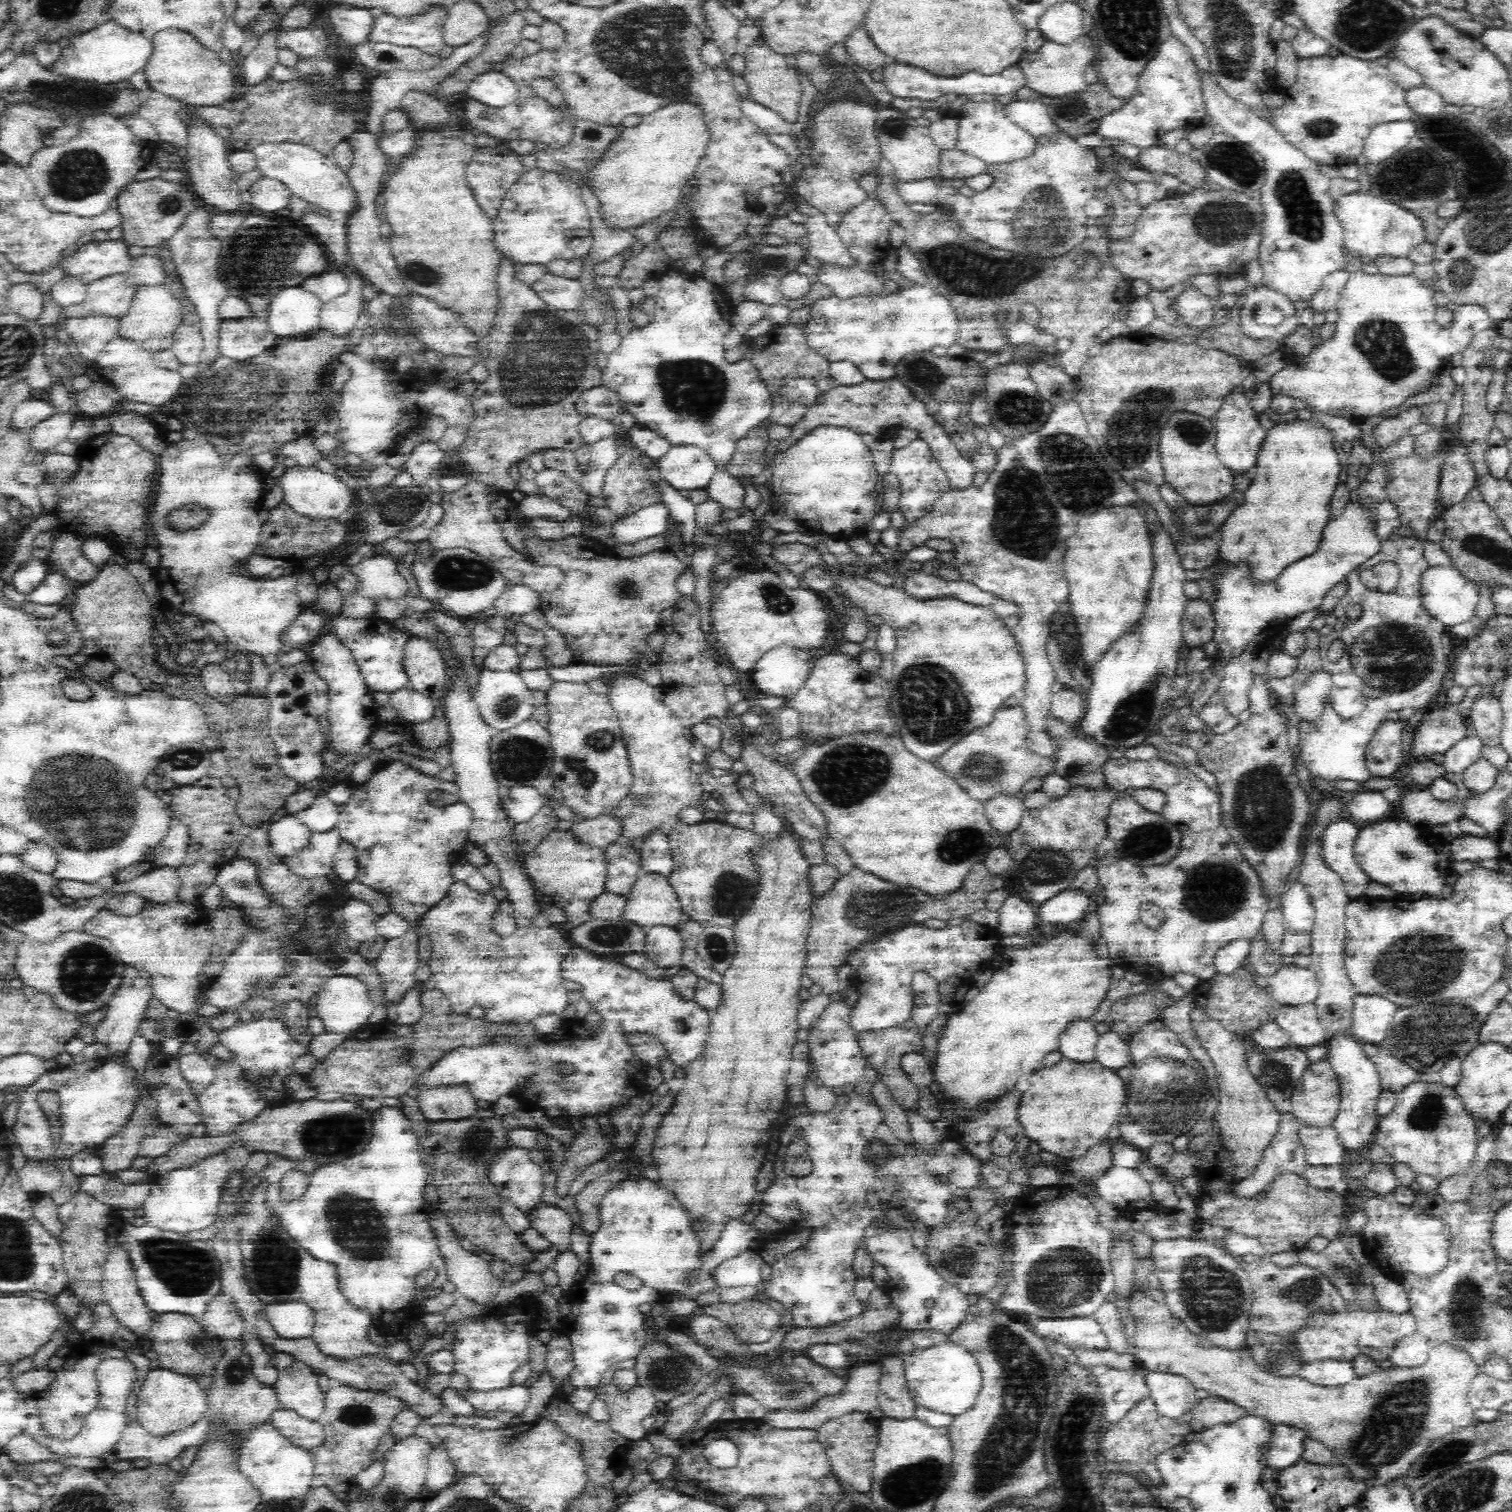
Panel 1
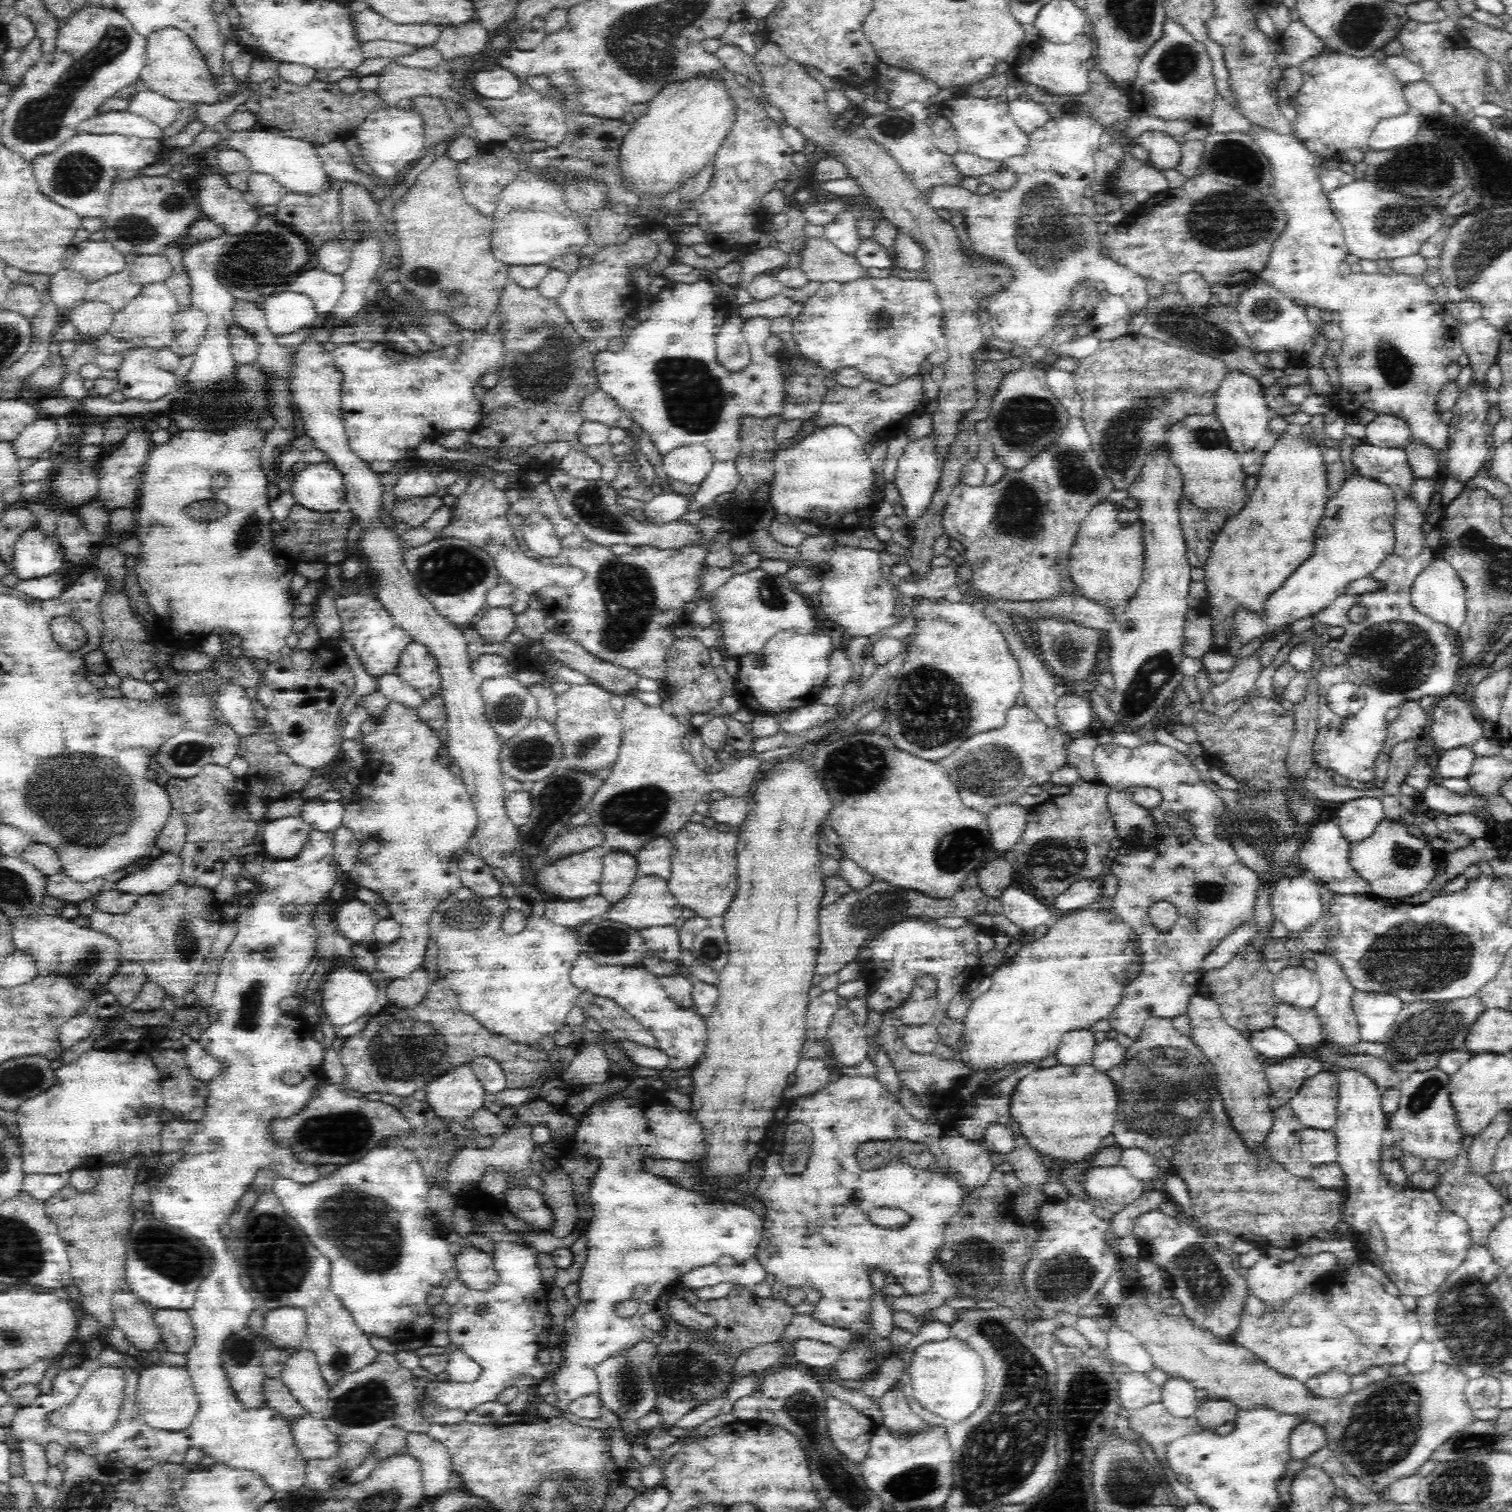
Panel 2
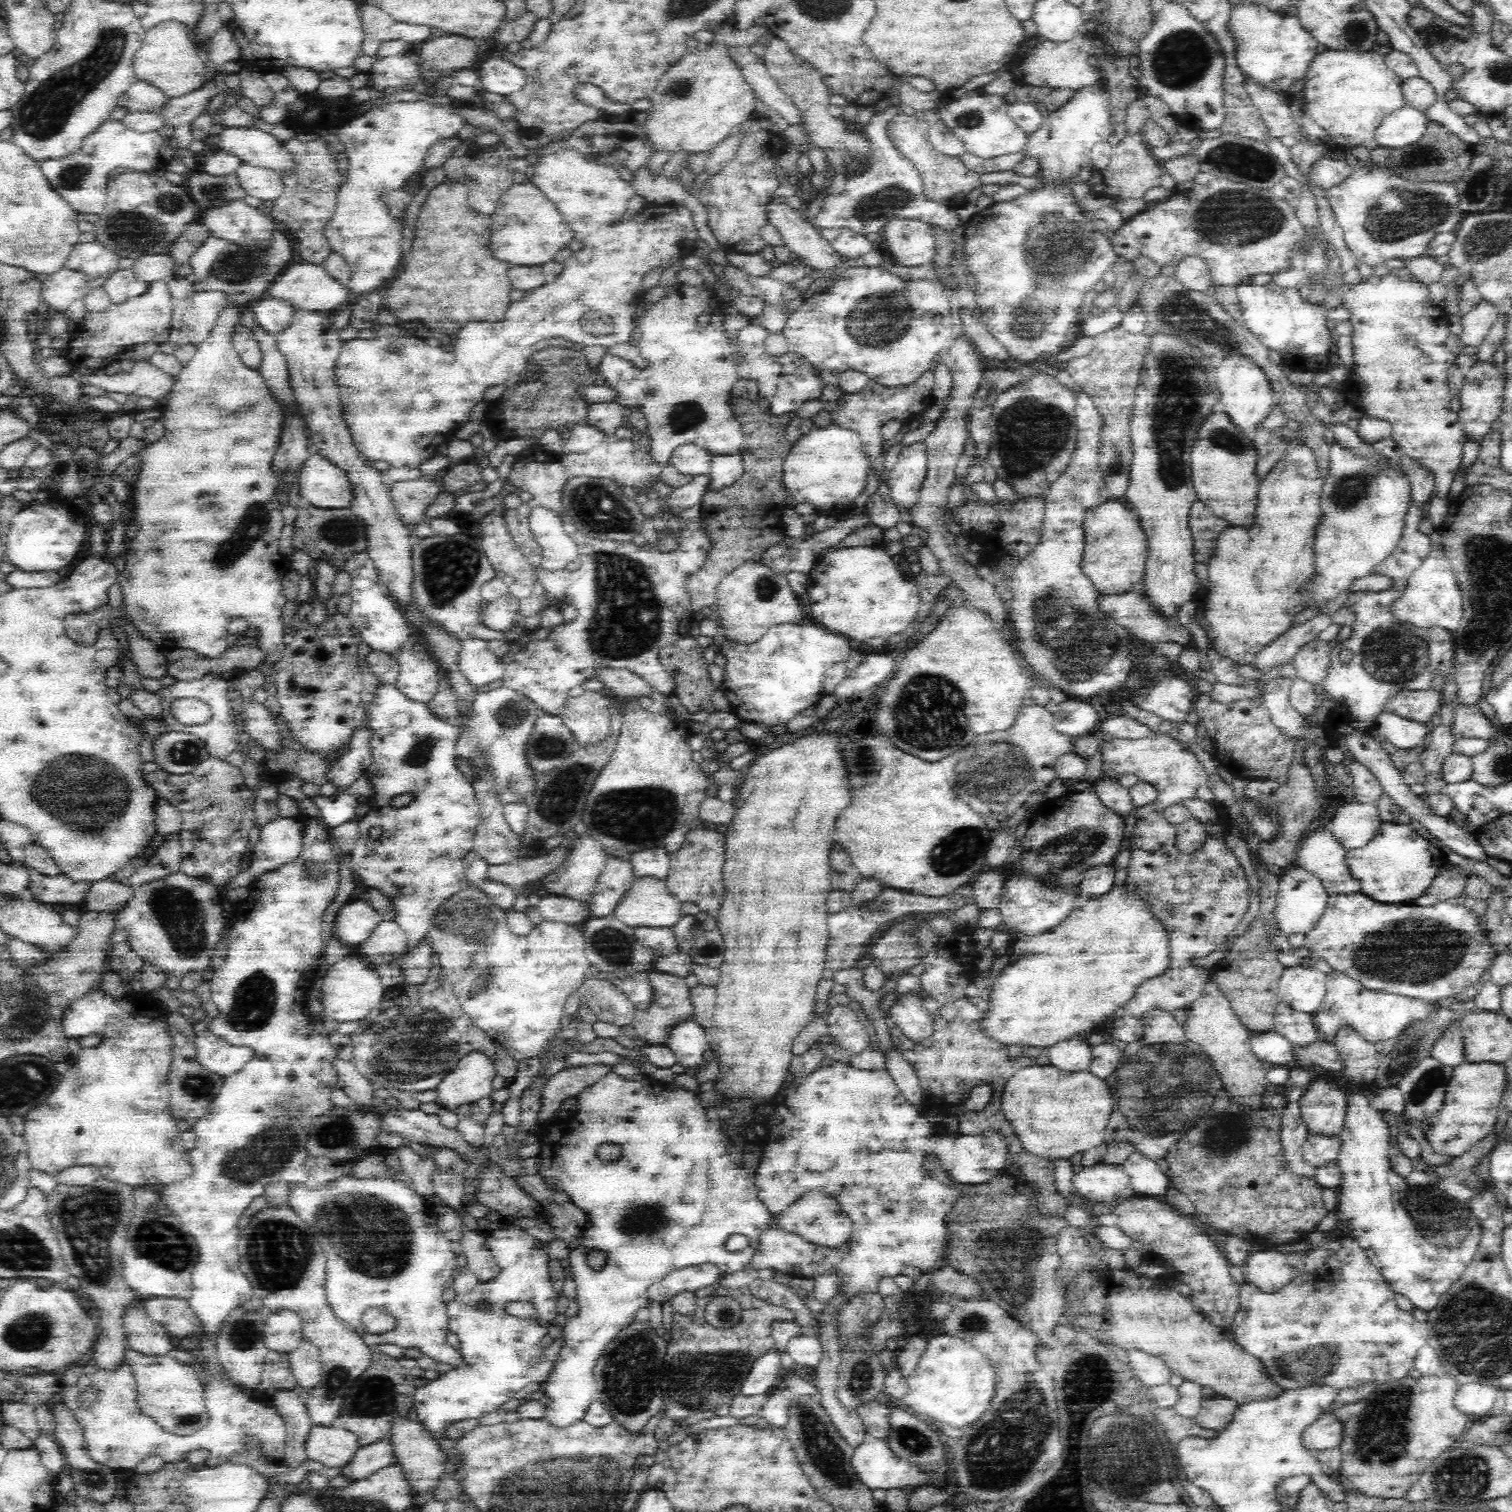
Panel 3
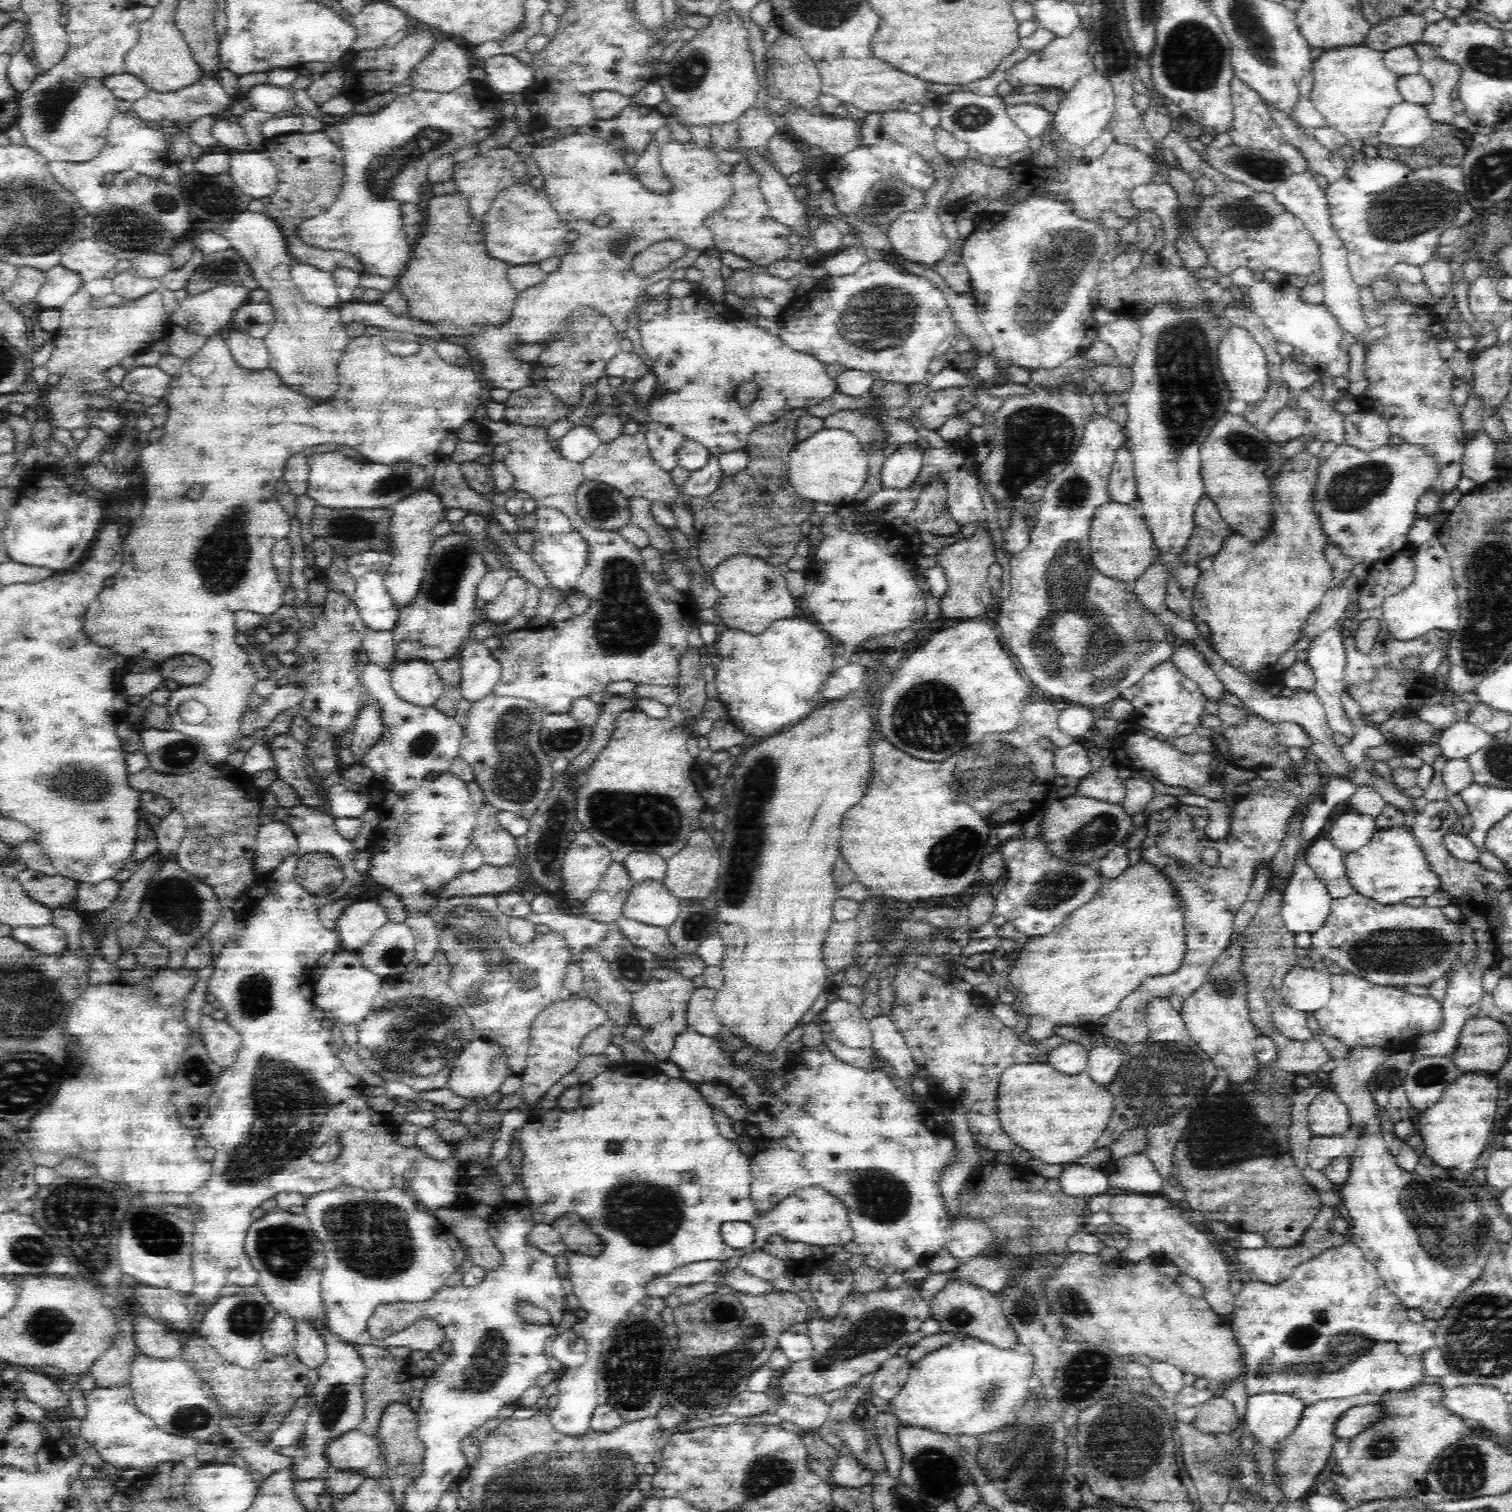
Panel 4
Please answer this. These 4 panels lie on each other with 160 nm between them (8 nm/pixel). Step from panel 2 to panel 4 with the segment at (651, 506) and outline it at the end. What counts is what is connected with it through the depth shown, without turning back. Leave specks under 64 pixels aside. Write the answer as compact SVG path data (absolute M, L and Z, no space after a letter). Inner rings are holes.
M710 455L706 466L691 472L689 480L682 486L682 492L695 498L704 498L718 490L723 476L720 456Z

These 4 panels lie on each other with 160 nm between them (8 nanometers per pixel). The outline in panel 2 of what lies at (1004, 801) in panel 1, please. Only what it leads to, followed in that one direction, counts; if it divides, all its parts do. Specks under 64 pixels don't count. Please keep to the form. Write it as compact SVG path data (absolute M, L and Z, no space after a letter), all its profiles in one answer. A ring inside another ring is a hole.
M1016 803L1004 804L992 810L988 816L988 828L992 849L999 856L1009 856L1026 826L1028 809Z

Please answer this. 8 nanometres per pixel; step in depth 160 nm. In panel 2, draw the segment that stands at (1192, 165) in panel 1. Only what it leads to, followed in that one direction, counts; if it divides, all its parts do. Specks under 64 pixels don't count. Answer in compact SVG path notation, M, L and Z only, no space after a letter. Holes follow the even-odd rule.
M1146 131L1137 138L1136 144L1144 147L1150 156L1148 162L1158 169L1174 169L1181 155L1181 144L1162 131Z

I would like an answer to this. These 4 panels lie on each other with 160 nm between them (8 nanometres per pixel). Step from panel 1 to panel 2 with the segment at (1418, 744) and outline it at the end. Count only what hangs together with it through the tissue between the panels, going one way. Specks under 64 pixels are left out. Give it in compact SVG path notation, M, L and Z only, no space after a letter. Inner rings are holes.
M1449 692L1439 698L1430 710L1432 723L1428 731L1436 748L1450 750L1460 746L1471 747L1483 738L1478 713L1467 696Z

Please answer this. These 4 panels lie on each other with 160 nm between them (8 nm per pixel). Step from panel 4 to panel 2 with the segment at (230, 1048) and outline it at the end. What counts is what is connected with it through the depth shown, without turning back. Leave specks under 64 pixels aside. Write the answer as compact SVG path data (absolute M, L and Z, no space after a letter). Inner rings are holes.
M192 1041L185 1046L188 1069L195 1078L204 1081L212 1081L220 1077L228 1068L229 1064L208 1053L198 1041Z

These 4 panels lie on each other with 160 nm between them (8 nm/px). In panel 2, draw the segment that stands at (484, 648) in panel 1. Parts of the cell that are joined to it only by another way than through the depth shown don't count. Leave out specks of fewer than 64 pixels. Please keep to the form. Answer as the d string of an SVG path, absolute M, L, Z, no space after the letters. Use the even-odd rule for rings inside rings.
M511 606L486 608L472 629L477 630L486 643L502 642L515 630L515 614Z

